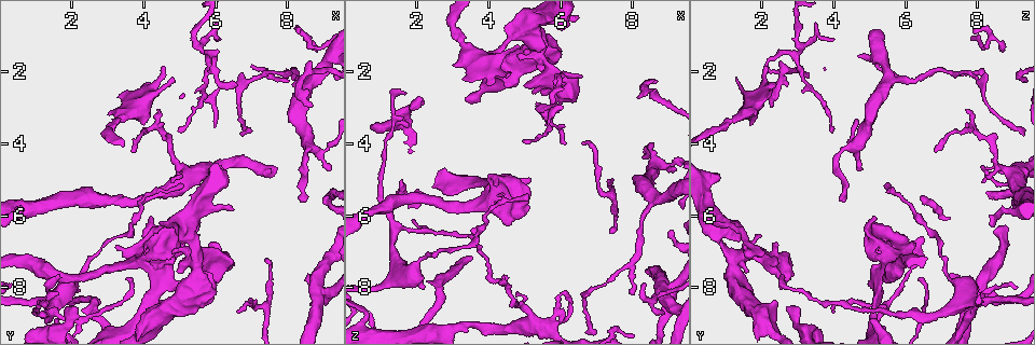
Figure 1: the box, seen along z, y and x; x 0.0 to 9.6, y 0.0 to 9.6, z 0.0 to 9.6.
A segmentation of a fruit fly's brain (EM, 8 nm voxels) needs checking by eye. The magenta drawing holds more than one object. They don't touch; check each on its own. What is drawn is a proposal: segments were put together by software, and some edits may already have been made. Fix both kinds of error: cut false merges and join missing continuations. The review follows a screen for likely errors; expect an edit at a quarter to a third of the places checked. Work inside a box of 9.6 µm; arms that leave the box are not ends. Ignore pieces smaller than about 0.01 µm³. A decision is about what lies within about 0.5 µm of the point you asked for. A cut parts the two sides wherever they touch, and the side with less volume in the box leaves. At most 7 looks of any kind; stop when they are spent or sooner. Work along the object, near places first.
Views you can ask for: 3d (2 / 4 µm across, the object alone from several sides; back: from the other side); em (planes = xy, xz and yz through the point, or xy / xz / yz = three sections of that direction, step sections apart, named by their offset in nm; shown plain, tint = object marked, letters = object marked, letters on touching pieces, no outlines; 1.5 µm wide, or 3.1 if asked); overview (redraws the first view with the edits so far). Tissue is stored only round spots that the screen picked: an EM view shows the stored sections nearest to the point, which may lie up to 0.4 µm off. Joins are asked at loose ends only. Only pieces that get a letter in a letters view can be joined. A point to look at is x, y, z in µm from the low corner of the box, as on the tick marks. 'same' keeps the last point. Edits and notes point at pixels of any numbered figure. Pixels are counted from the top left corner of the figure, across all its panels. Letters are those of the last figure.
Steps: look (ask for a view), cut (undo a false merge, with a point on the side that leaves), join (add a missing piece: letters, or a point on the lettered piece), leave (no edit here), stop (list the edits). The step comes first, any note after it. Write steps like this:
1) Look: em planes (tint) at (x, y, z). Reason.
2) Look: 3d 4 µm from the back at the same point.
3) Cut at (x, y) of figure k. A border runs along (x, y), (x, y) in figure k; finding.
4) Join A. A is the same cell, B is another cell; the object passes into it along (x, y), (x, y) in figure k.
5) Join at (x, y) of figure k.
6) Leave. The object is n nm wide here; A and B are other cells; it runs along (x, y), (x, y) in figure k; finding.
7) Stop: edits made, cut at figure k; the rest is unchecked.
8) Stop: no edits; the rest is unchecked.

Look: em yz step 8 (plain) at (4.35, 3.05, 7.70). An open end.

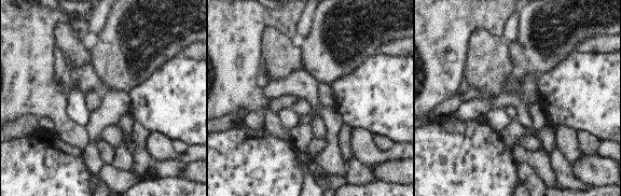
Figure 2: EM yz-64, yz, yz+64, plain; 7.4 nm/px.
Look: em yz step 8 (letters) at the same point.

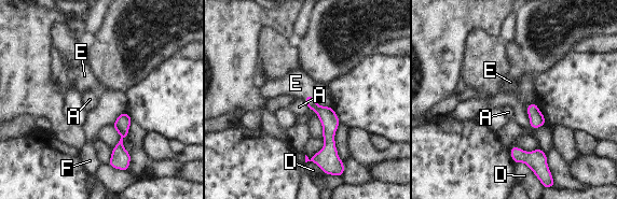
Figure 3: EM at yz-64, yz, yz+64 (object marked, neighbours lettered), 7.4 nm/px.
Join E. The longest contact is with D, 140 nm; E is the same cell, A, D and F are other cells; the neuron continues.

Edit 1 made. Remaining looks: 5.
Look: 3d 4 µm at (4.60, 1.85, 2.15). Branch stops here.

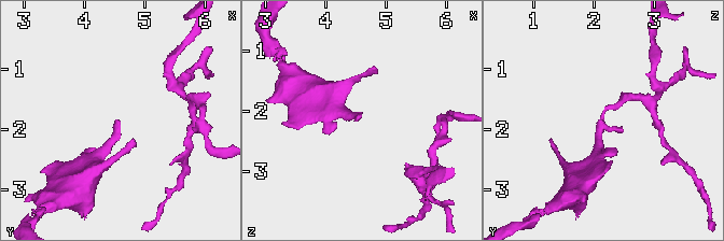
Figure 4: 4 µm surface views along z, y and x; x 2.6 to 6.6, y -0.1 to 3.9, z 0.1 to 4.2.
Look: em yz step 8 (letters) at (4.55, 1.85, 2.15).

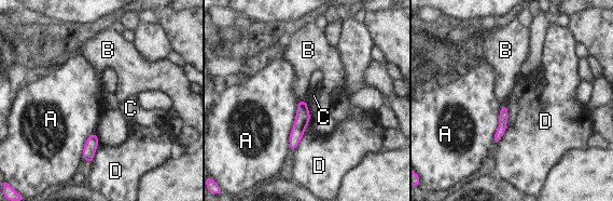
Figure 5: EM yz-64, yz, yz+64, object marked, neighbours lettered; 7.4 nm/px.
Leave. A, B, C and D are other cells; a border runs along (504, 103), (506, 130), (496, 143) in figure 5; none of them fits.

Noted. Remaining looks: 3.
Look: em xz step 8 (letters) at (6.60, 8.70, 3.95). Thin end.

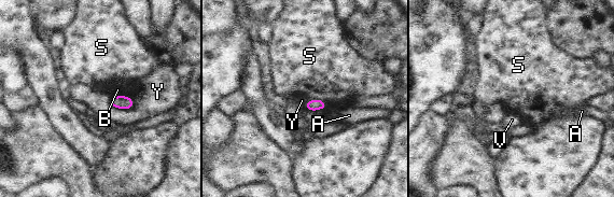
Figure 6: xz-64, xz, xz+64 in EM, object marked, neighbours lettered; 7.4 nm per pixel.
Leave. A, B, S, V and Y are other cells; a border runs along (311, 98), (322, 100), (326, 108) in figure 6; no lettered piece goes on from it.

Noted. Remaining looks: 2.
Stop: edits made, join at figure 3; the rest is unchecked.

